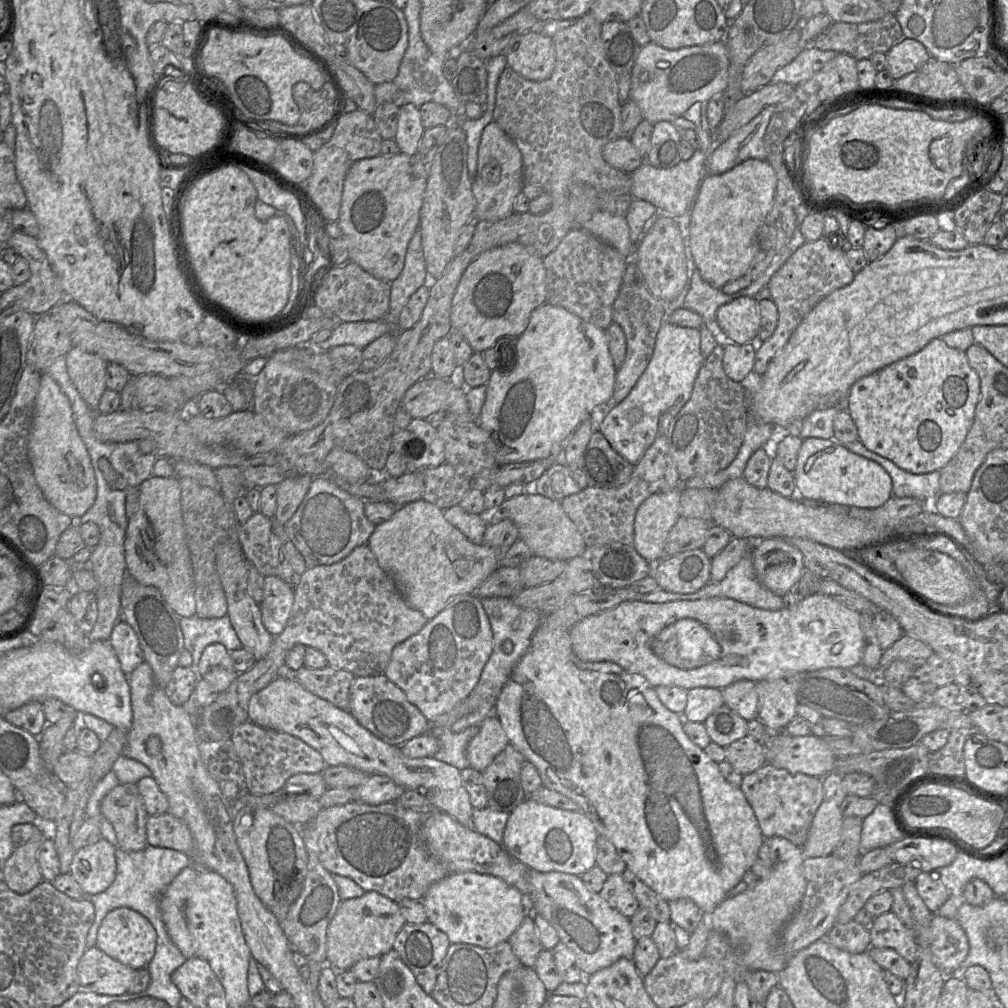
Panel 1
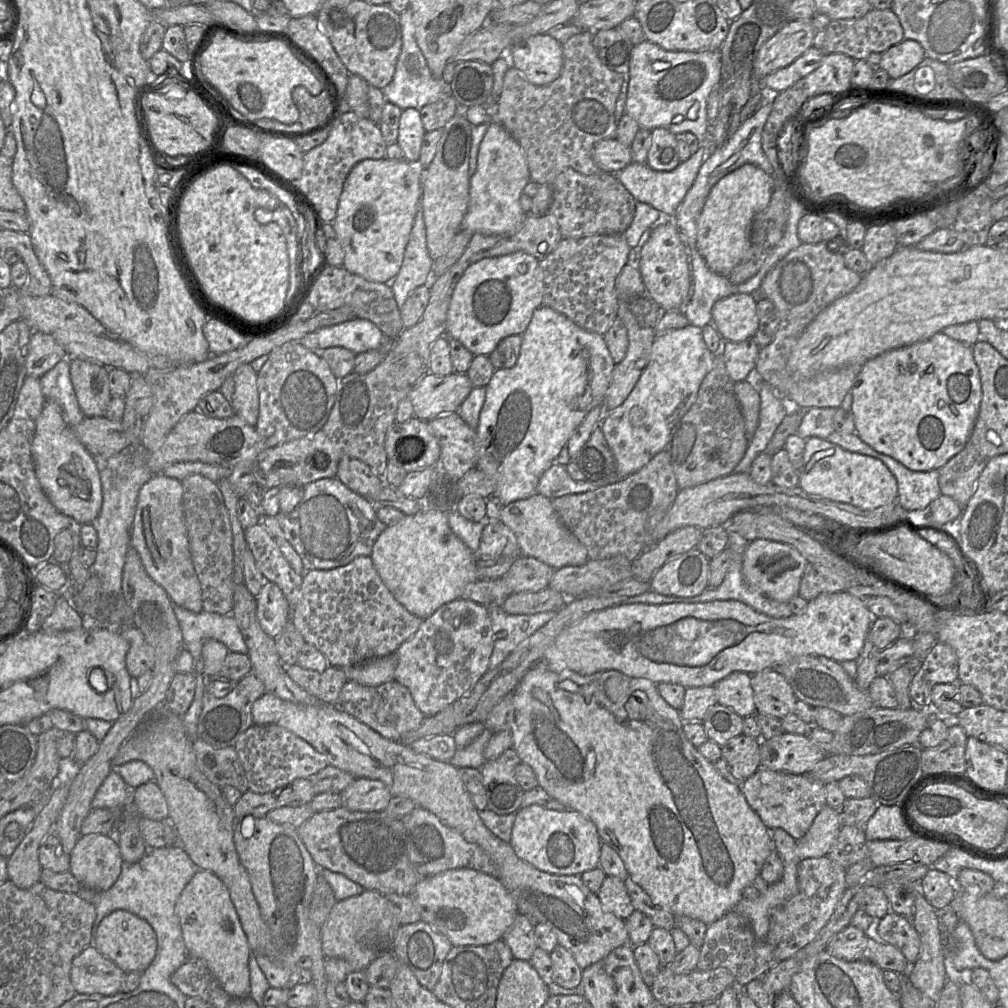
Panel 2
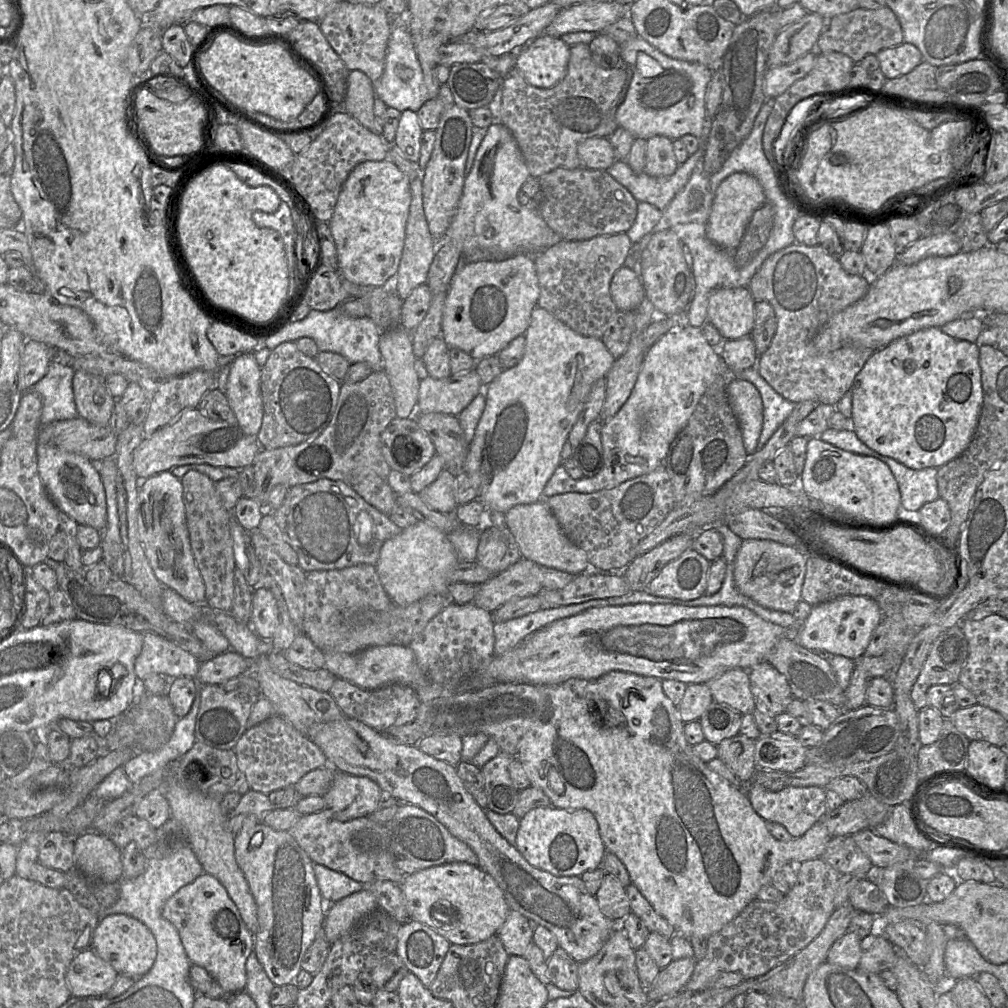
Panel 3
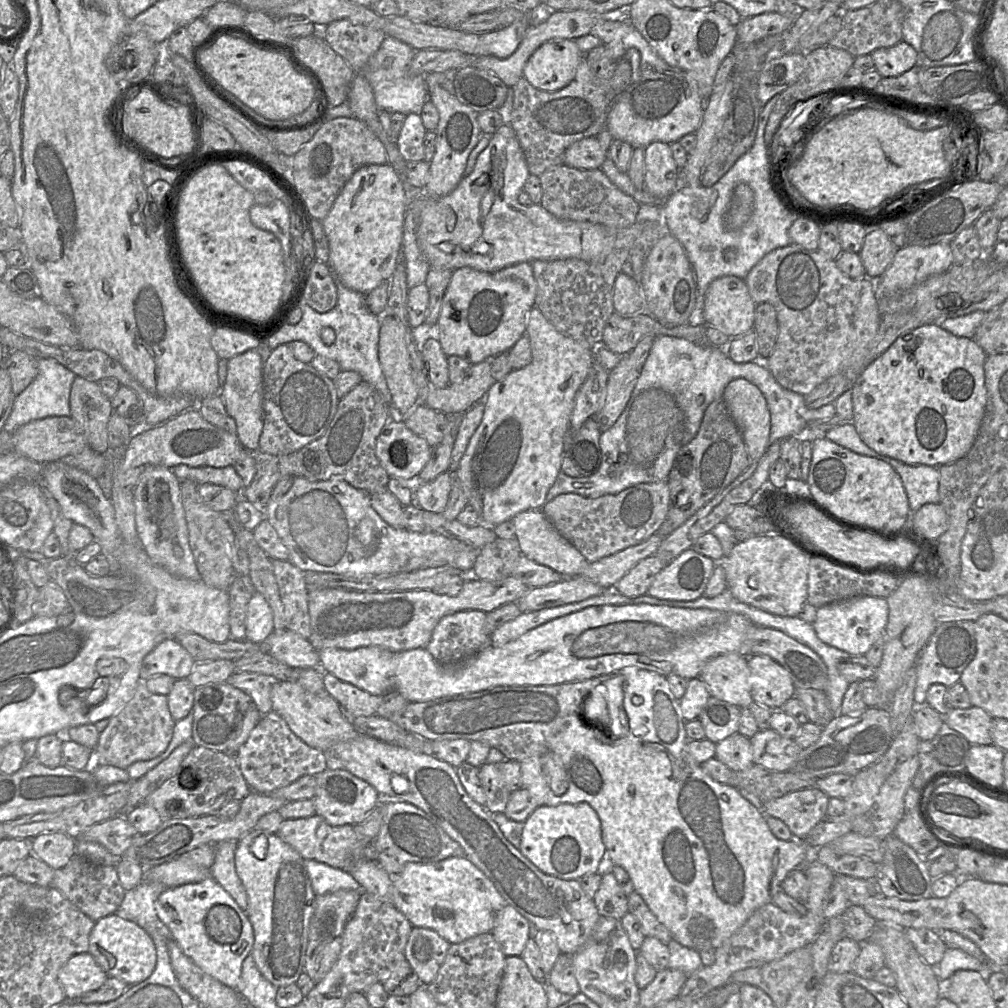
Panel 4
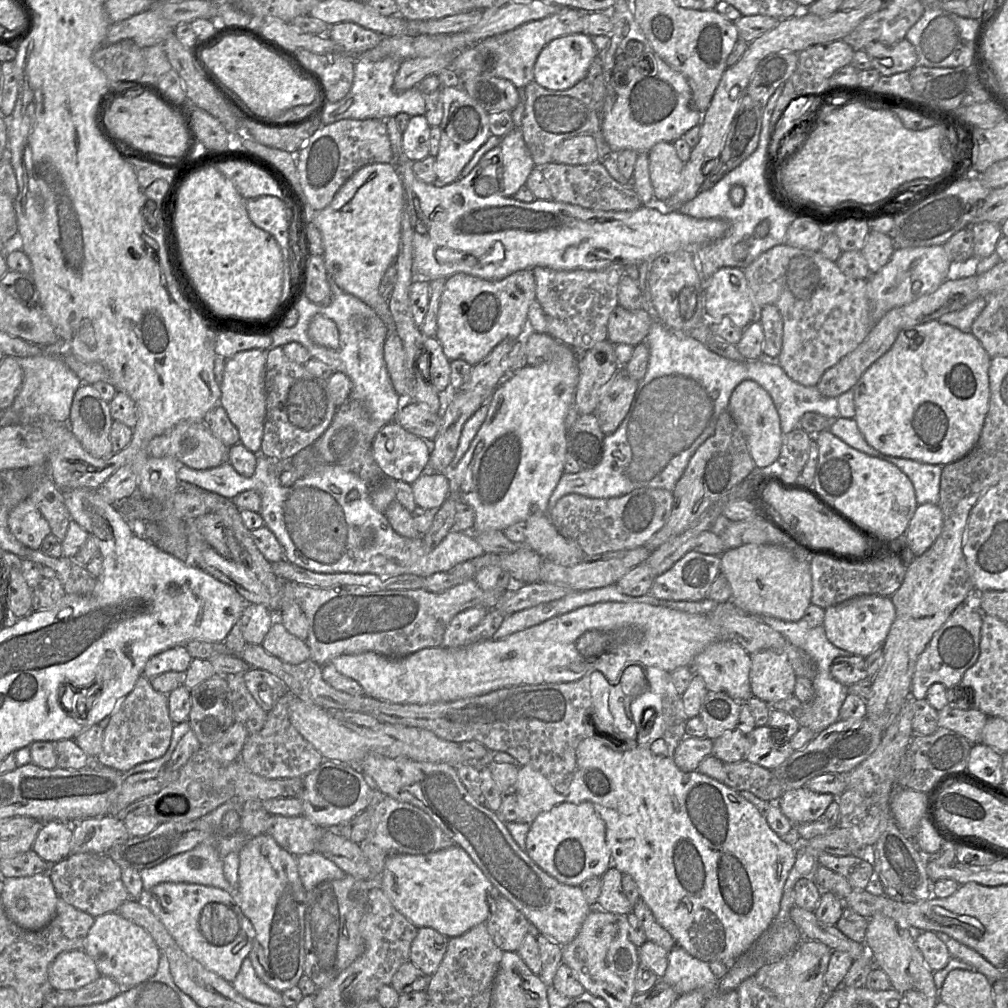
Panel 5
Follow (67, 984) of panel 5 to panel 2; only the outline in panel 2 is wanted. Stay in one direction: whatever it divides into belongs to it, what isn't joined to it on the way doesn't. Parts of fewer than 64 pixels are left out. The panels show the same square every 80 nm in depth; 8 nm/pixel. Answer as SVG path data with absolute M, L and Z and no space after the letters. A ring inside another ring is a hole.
M94 945L72 961L70 979L78 994L114 995L121 990L126 972L102 955Z

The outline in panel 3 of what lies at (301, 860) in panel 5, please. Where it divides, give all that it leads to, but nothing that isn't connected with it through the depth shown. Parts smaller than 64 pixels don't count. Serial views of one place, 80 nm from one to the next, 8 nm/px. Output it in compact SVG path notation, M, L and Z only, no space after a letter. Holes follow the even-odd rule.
M313 862L313 869L321 896L328 904L337 902L364 888L362 883L323 865Z

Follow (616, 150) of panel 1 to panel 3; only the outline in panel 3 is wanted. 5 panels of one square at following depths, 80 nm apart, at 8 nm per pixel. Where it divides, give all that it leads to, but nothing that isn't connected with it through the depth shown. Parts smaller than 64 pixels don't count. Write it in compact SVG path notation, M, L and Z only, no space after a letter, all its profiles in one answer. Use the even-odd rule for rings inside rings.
M591 137L583 140L577 148L582 167L607 170L615 161L613 147L607 137Z

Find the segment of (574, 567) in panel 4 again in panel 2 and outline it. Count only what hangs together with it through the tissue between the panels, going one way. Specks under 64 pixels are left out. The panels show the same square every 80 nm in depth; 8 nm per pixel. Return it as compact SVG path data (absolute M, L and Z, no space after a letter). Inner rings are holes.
M539 493L505 505L501 509L498 521L504 523L515 534L520 556L536 558L555 570L565 566L581 566L589 560L586 547L563 524L552 500Z

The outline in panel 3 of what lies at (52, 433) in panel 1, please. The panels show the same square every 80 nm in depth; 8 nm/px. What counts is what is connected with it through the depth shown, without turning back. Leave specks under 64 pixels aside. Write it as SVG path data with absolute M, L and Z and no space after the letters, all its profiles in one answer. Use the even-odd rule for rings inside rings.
M37 443L36 456L41 482L59 511L78 524L103 532L107 525L107 504L98 465L82 455L45 444Z

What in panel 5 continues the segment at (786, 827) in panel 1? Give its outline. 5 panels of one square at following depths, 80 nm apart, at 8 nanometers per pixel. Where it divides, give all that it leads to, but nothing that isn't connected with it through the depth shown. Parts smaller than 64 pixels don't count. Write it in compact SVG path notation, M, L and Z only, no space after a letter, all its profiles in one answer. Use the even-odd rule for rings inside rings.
M802 787L785 791L776 804L793 825L799 825L820 819L835 799L837 798L832 794L816 793L806 787Z

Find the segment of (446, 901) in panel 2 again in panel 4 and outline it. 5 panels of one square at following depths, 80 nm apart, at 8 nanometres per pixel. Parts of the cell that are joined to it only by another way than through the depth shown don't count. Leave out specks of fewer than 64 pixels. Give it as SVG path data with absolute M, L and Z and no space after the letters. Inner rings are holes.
M464 855L432 863L407 863L399 874L390 876L394 906L413 927L432 929L450 944L462 942L482 933L491 933L497 912L506 905L491 880Z

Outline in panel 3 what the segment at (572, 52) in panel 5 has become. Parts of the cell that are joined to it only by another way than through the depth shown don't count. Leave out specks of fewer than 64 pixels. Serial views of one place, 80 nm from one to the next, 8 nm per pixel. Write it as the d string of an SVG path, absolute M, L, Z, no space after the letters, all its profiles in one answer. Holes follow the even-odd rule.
M541 34L519 49L515 67L524 79L538 88L551 88L567 72L570 46L560 37Z

